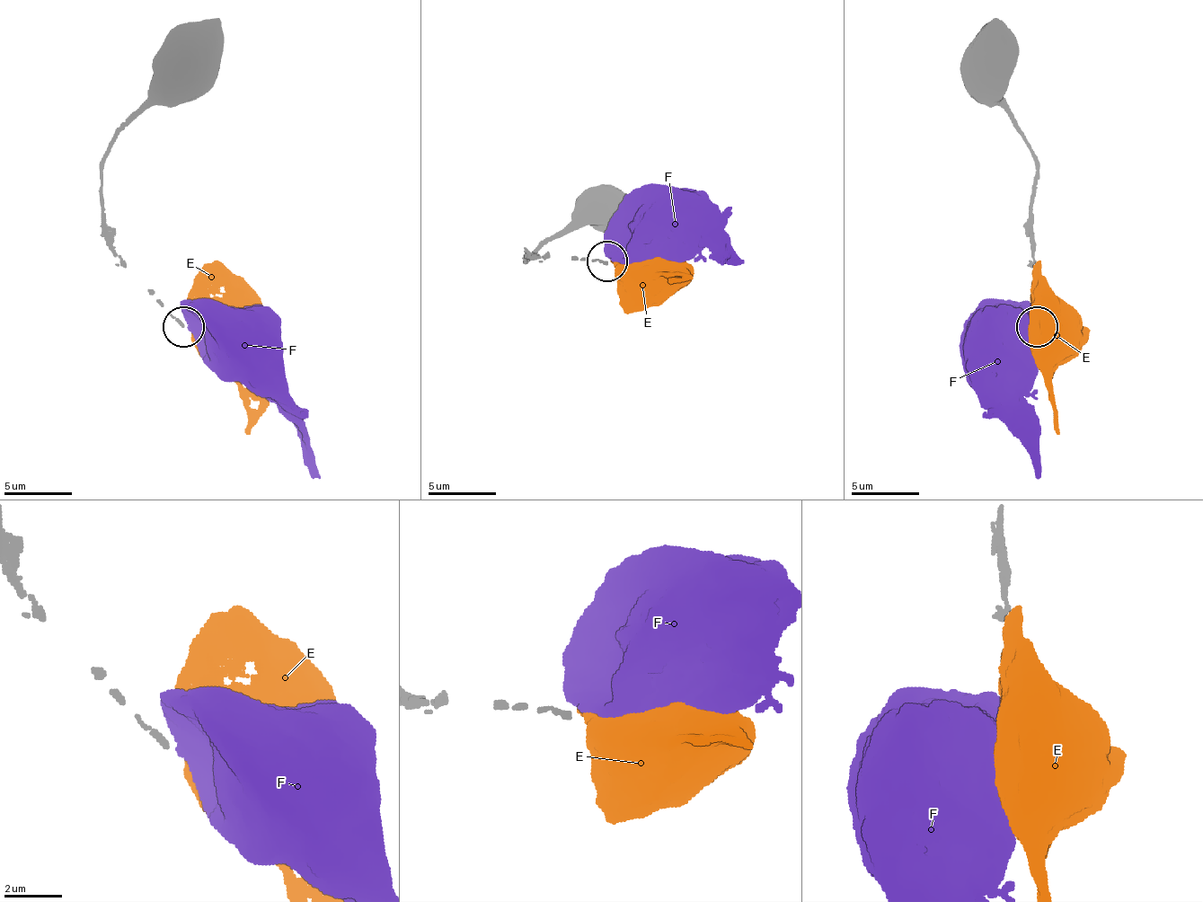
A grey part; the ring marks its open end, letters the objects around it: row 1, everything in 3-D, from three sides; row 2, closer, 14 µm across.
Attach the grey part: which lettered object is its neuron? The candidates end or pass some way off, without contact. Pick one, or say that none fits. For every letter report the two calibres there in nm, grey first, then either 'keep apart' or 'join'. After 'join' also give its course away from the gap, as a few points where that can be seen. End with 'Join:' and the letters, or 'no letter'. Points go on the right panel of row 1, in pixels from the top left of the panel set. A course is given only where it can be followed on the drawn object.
E: 200/700 nm | keep apart
F: 200/650 nm | keep apart
Join: no letter

